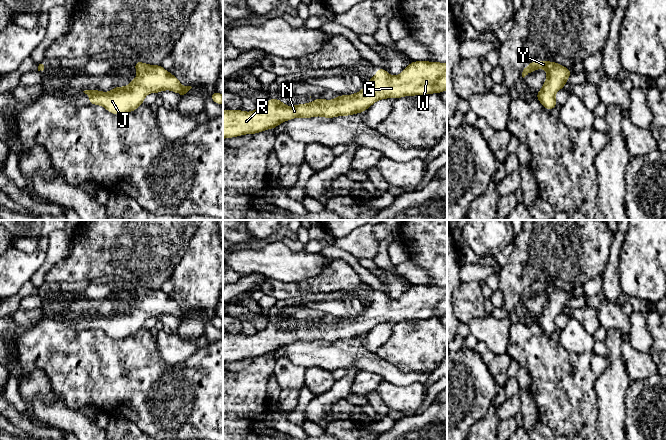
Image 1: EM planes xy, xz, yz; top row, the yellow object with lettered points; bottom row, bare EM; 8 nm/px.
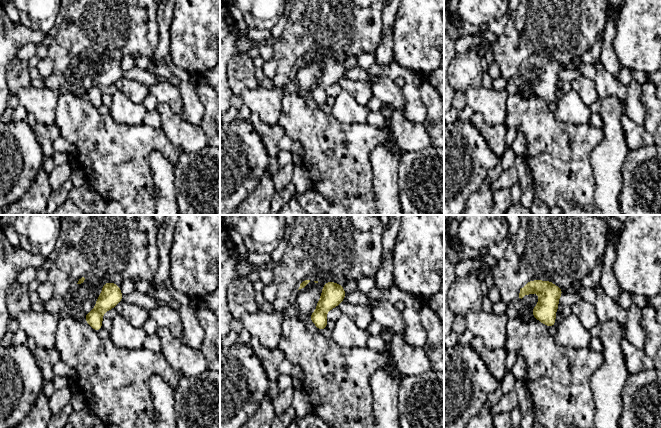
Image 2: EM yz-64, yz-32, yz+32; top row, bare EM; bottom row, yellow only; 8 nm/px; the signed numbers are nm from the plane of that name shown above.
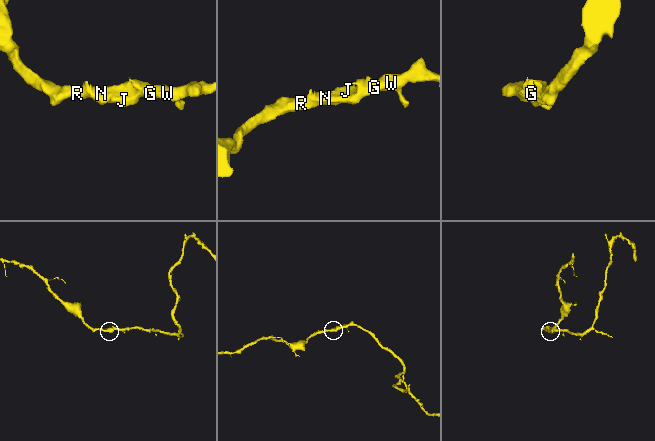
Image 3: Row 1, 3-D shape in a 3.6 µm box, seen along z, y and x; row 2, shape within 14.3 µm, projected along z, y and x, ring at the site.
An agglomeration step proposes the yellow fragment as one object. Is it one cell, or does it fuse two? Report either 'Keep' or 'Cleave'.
Keep

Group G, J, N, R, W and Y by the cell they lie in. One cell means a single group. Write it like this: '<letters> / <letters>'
G J N R W Y

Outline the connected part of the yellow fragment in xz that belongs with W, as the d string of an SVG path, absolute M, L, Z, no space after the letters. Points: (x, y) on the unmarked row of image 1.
M412 285L403 293L400 299L392 300L385 293L378 291L376 299L367 304L366 310L352 319L338 319L333 324L324 324L320 320L318 323L305 328L295 330L285 330L282 324L268 323L266 328L257 331L252 336L243 334L223 335L223 363L242 360L245 358L256 358L268 353L274 353L279 348L300 341L313 342L322 340L330 343L338 340L350 340L363 337L376 325L387 322L402 322L404 320L428 319L432 317L440 318L447 314L447 286Z

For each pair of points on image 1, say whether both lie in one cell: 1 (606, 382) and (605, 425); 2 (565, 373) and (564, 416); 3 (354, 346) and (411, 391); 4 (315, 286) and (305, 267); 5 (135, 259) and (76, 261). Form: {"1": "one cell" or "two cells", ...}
{"1": "one cell", "2": "one cell", "3": "two cells", "4": "two cells", "5": "one cell"}

